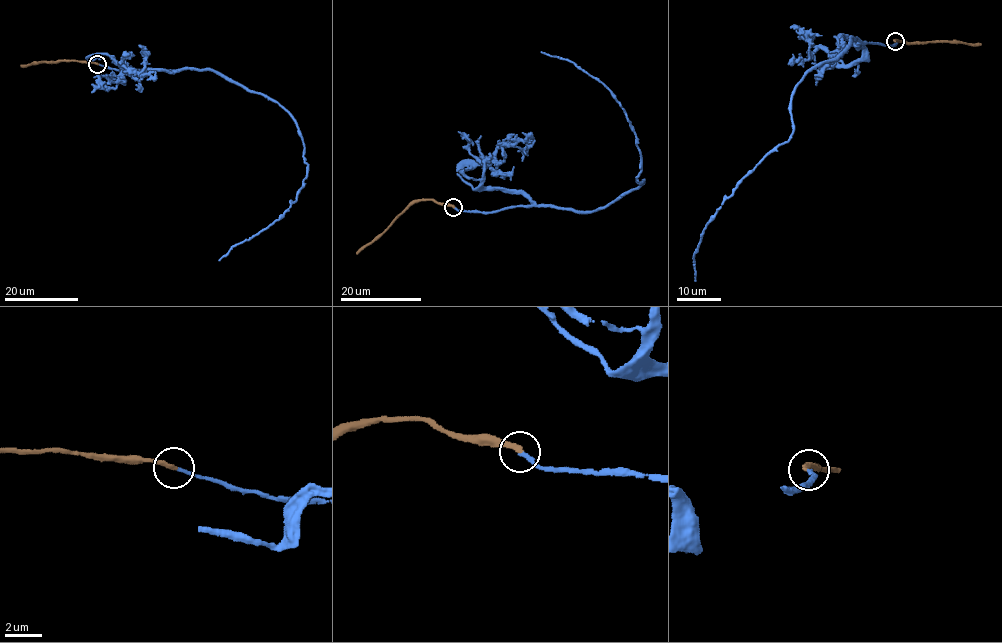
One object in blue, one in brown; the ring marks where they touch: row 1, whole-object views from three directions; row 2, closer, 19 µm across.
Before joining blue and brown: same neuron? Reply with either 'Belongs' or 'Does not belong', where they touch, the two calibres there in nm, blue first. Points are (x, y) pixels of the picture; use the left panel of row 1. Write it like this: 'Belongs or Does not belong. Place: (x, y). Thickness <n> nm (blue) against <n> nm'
Belongs. Place: (97, 64). Thickness 180 nm (blue) against 240 nm

